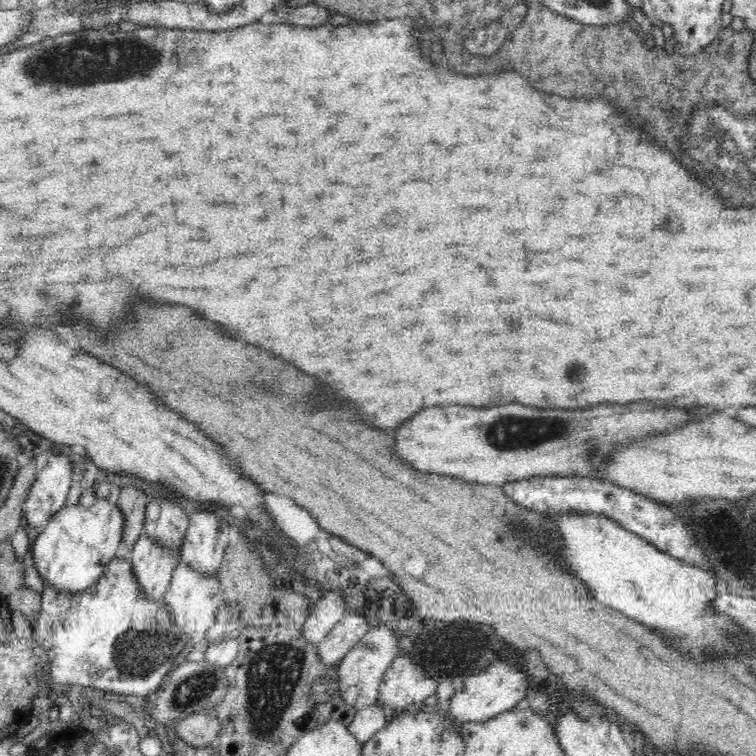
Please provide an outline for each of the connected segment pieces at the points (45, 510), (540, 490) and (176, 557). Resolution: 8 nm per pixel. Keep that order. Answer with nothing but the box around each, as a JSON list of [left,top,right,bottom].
[[25,452,74,528],[504,477,709,571],[131,534,182,597]]

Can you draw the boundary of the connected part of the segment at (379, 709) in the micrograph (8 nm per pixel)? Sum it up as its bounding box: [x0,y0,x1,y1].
[349,699,392,742]

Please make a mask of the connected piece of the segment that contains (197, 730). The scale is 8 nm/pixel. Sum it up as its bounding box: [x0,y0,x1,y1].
[174,711,220,746]

